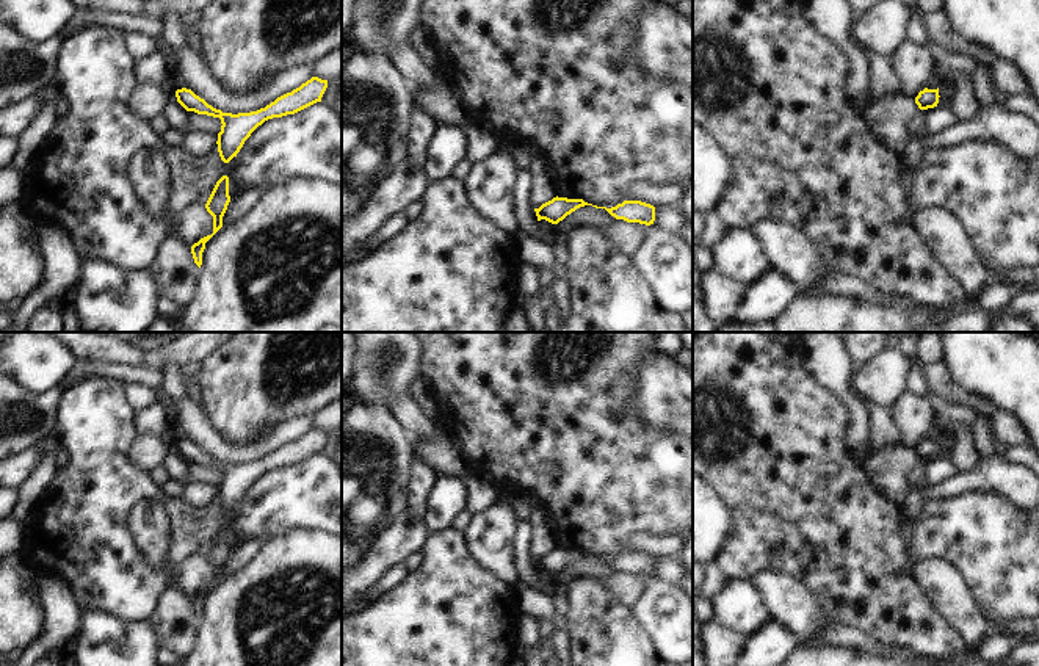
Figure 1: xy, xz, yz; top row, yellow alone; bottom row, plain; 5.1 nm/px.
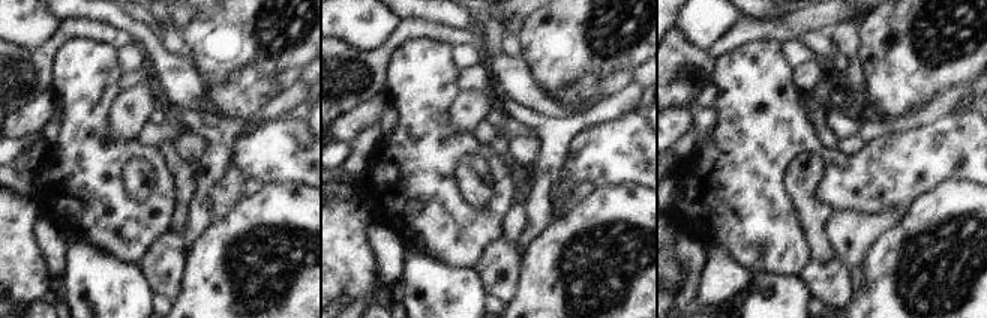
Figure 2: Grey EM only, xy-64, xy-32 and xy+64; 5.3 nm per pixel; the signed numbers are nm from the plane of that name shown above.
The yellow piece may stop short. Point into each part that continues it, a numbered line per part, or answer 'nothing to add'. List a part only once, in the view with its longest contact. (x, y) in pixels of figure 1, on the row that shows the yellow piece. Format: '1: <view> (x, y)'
nothing to add

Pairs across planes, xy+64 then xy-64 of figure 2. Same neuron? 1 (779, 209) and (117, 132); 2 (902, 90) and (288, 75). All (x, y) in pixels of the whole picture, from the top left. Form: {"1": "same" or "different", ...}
{"1": "different", "2": "different"}

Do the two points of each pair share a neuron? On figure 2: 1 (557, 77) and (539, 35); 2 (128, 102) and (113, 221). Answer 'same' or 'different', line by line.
1: same
2: different

